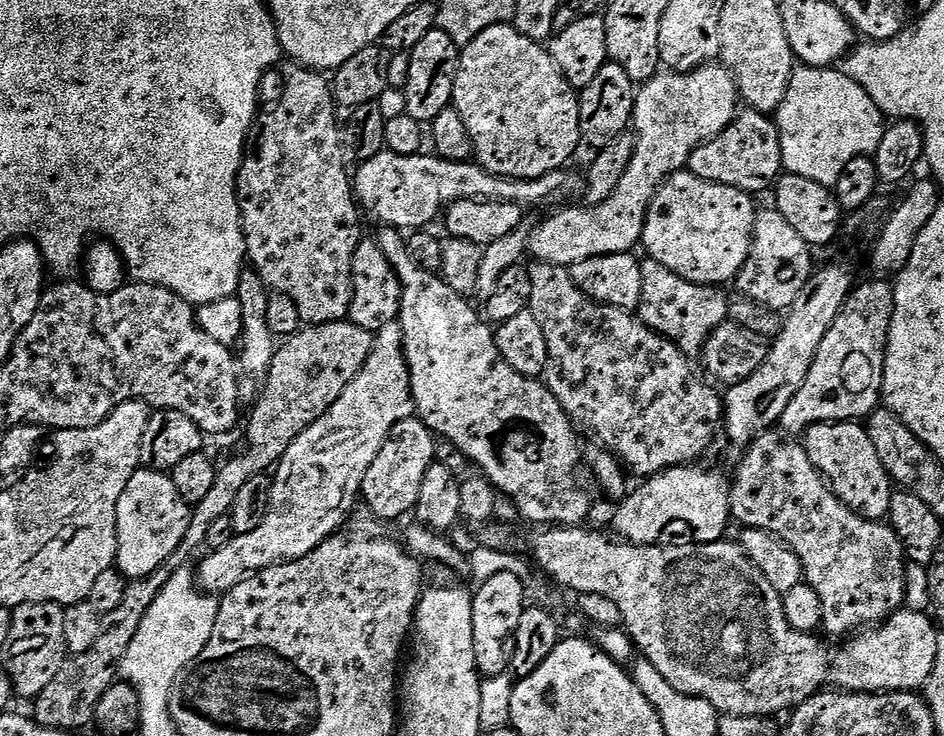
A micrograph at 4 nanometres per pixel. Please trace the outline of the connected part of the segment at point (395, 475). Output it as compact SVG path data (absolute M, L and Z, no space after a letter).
M418 418L403 420L390 430L386 442L382 442L382 450L374 462L370 462L370 470L366 470L366 478L362 478L360 496L365 504L380 520L400 520L404 515L415 513L418 494L422 491L422 478L426 478L426 470L437 459L437 437Z

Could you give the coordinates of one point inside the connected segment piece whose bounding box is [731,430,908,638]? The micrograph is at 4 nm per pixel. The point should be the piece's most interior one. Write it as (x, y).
(856, 566)

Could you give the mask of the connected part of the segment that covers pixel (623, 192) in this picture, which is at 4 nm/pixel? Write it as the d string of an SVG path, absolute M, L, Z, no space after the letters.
M713 62L703 68L695 68L693 72L661 71L639 85L636 93L636 109L632 111L636 149L634 158L630 158L630 166L626 166L626 174L622 174L622 182L618 182L618 190L606 202L580 208L564 208L556 212L537 232L530 236L530 252L536 260L557 264L568 268L578 262L586 262L586 258L632 252L641 243L644 235L644 223L648 217L648 206L658 191L675 172L687 169L690 154L698 146L718 138L726 126L738 115L738 89L732 73L719 63Z

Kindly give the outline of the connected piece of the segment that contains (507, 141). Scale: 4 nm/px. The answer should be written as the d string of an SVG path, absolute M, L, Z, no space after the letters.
M511 23L482 30L462 48L451 107L462 114L462 122L466 122L466 130L470 130L475 163L490 174L505 176L508 180L533 180L559 172L582 144L577 89L560 73L547 47L526 38Z

